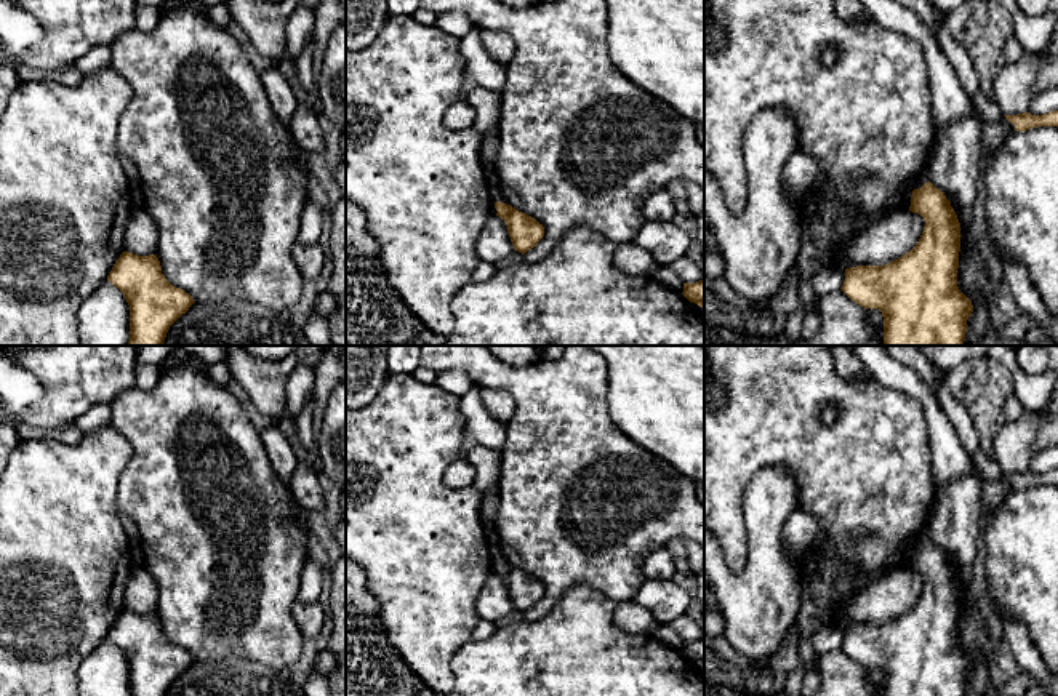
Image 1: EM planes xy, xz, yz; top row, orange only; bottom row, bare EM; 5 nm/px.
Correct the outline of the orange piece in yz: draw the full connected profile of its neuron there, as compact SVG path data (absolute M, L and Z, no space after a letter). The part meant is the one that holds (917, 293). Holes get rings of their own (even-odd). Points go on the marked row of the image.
M930 181L911 195L909 211L924 218L924 232L916 246L885 266L856 266L845 269L842 291L864 309L879 309L884 317L884 346L964 346L972 301L957 286L960 222L944 192Z

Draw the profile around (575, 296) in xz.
M587 226L571 227L538 262L498 269L487 280L471 280L451 301L453 331L445 346L704 346L696 307L653 277L631 277L615 267L616 245Z

